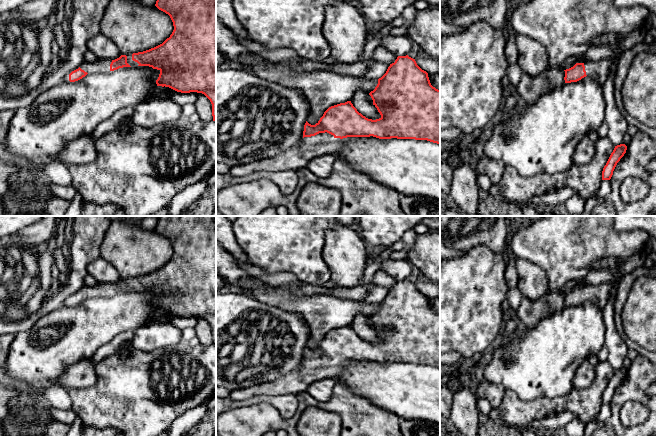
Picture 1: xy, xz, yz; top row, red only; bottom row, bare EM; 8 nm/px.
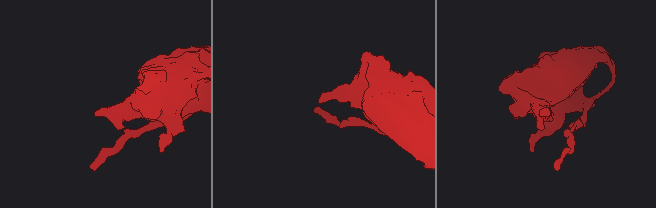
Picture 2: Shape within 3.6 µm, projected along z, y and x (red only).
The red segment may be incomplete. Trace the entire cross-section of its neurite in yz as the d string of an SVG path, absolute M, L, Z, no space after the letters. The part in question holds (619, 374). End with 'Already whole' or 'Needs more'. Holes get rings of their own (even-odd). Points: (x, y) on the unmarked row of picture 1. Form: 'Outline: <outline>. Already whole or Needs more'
Outline: M620 368L620 369L615 370L606 389L603 392L602 404L610 404L611 403L611 401L613 399L613 395L614 395L617 387L624 380L624 378L626 377L626 374L627 374L627 370L625 368Z. Already whole

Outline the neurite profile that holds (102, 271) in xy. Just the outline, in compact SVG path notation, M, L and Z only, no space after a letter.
M101 257L92 261L87 266L87 272L98 282L98 284L115 284L121 280L116 268Z

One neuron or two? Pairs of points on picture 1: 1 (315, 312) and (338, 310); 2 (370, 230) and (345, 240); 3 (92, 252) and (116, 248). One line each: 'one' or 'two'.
1: one
2: two
3: two

